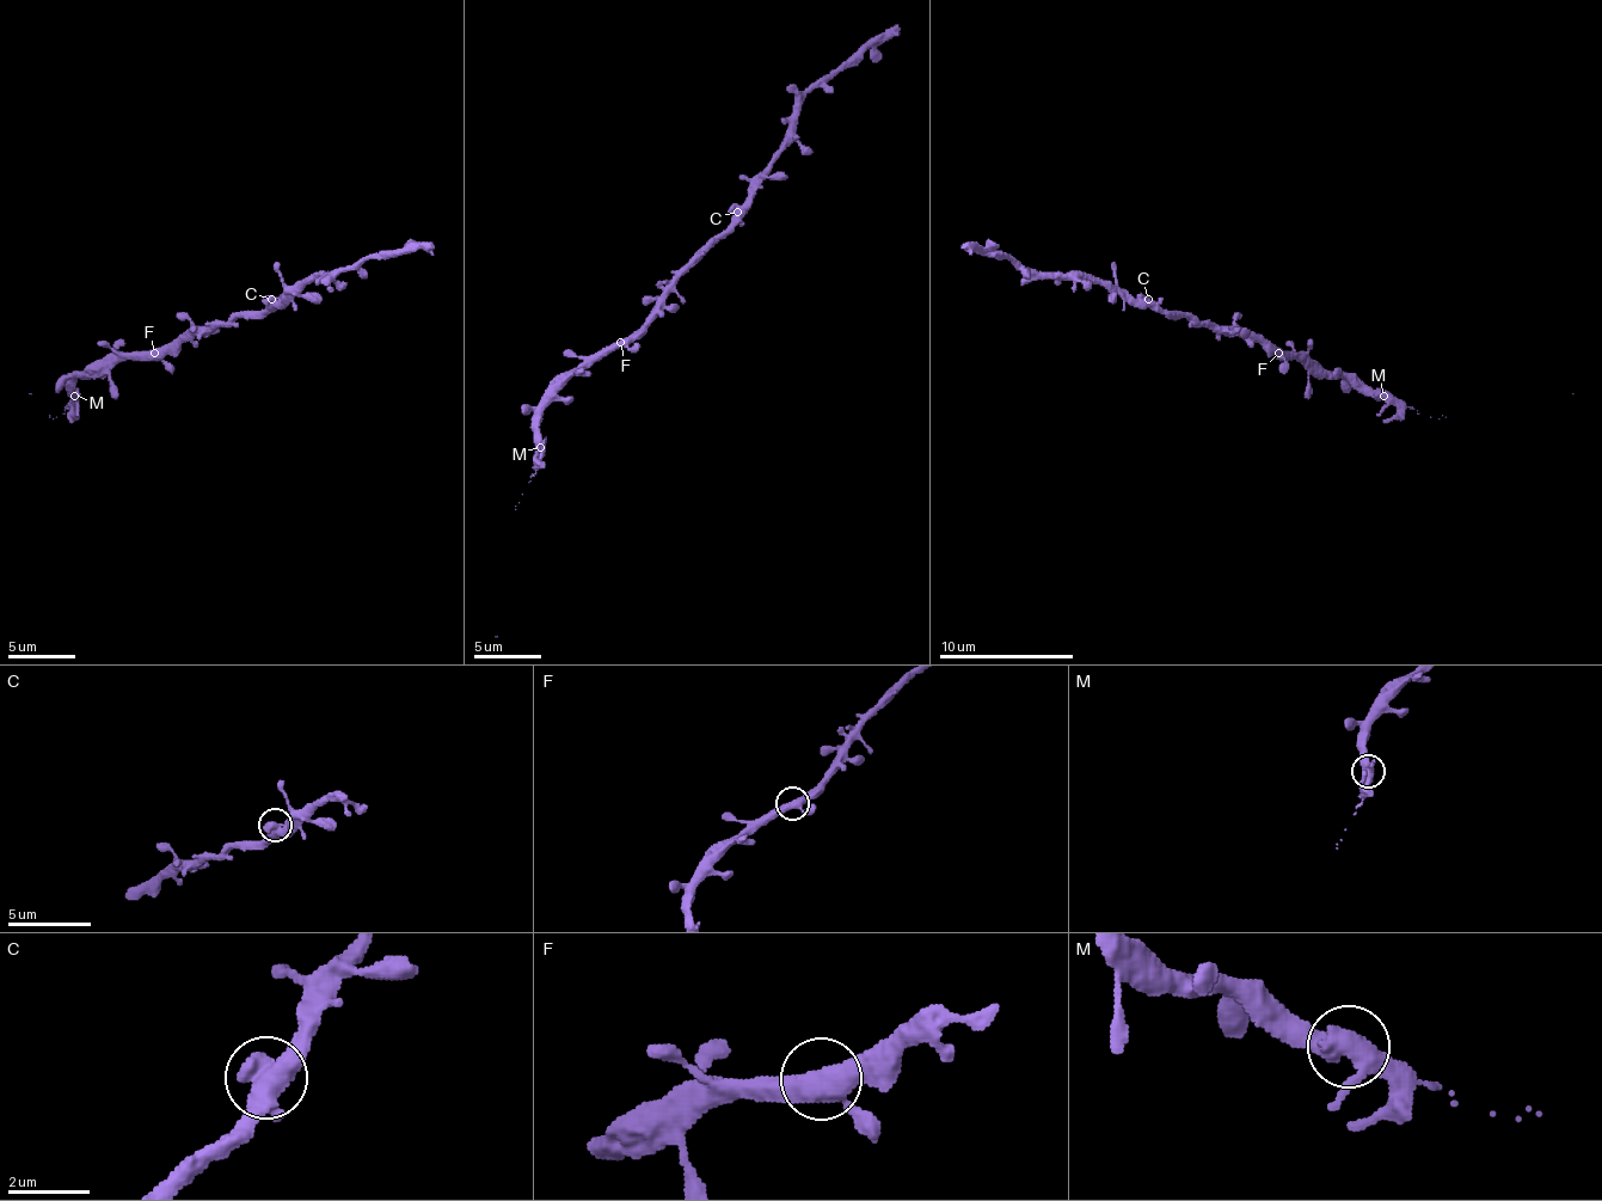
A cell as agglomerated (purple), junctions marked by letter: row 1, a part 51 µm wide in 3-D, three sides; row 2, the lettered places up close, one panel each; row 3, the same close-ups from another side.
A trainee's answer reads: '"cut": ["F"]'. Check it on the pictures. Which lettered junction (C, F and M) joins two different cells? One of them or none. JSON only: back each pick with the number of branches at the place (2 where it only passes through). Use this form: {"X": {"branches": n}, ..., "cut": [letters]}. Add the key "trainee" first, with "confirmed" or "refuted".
{"trainee": "refuted", "cut": []}

